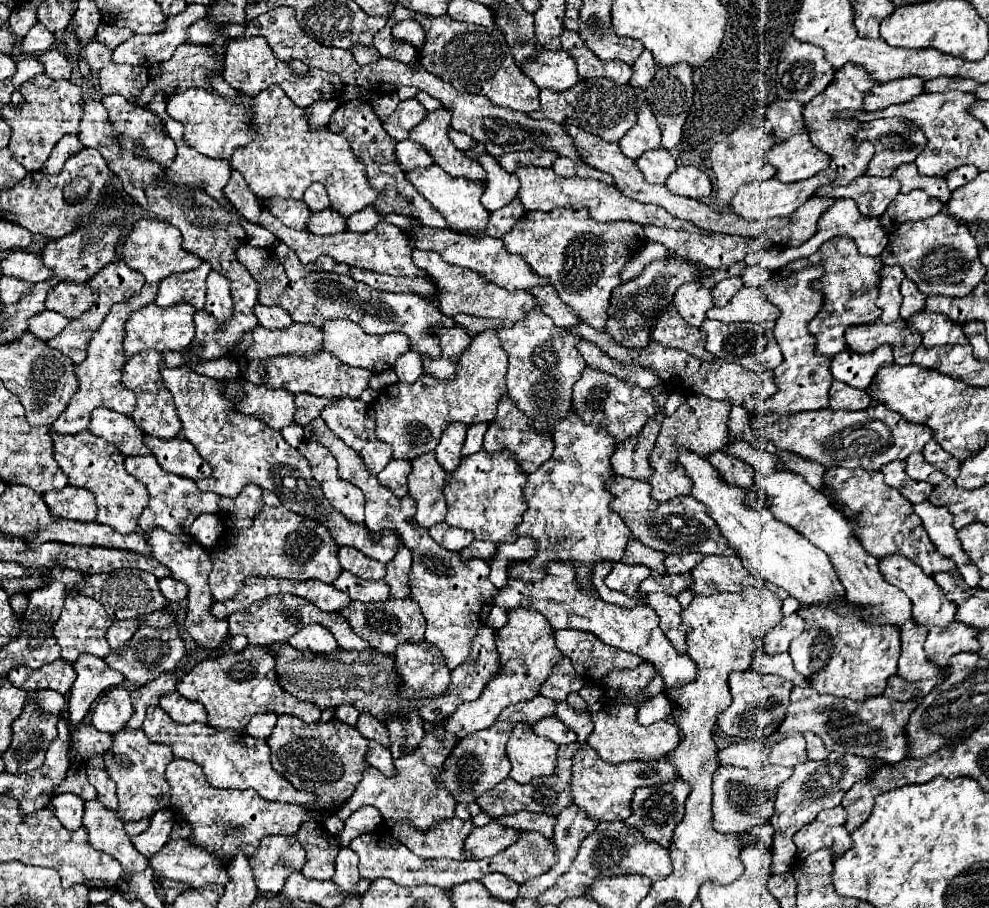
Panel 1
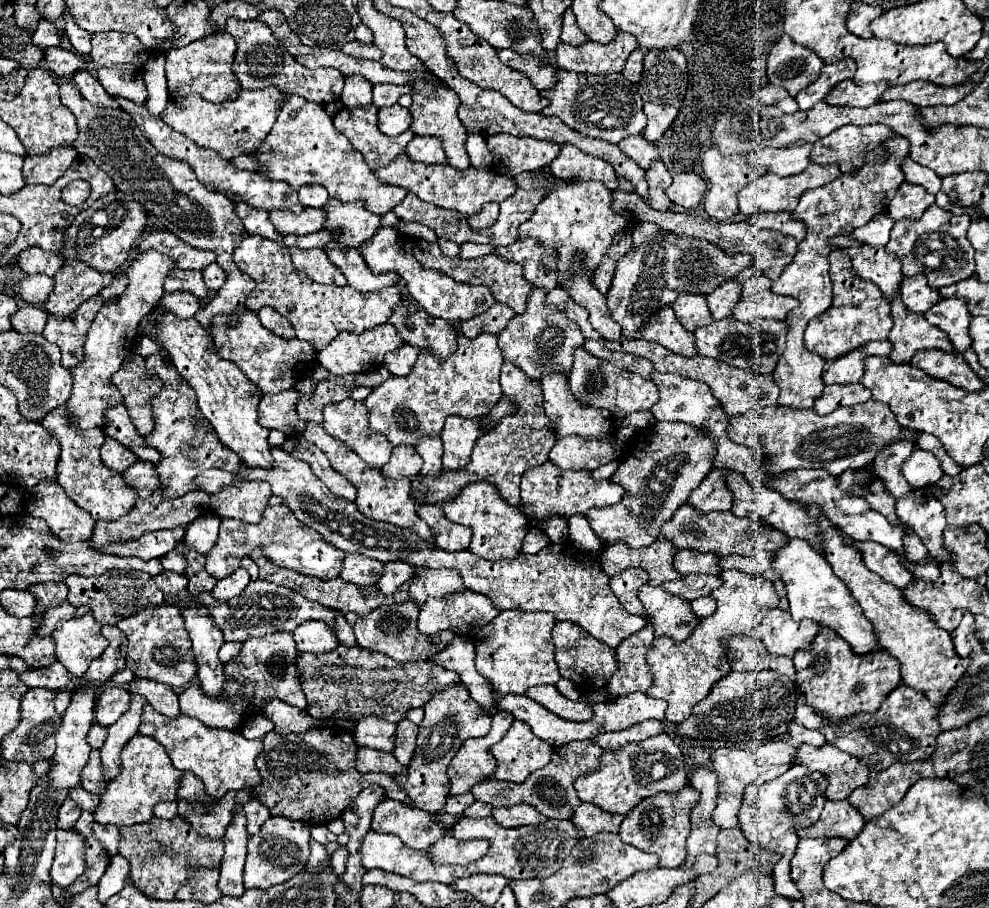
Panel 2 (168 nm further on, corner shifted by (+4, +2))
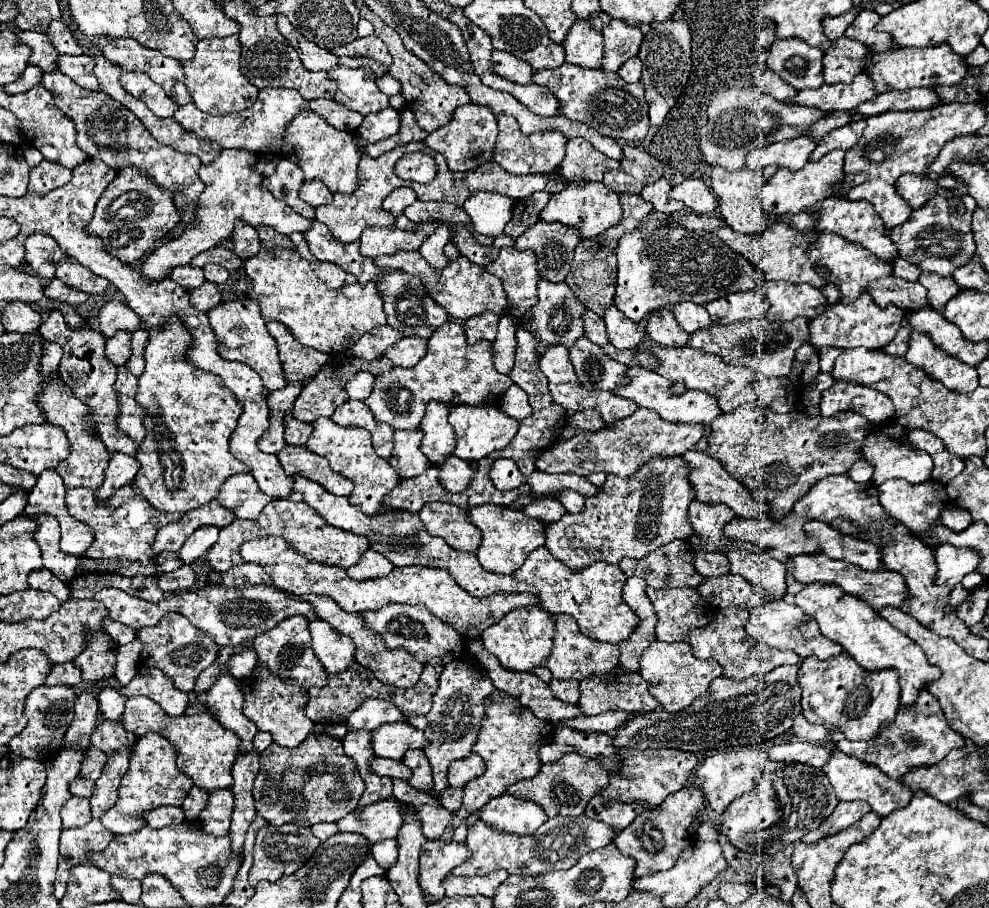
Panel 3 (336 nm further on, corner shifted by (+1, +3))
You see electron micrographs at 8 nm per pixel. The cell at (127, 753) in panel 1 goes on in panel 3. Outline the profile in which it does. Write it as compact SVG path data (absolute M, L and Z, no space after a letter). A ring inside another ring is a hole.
M155 732L141 736L139 742L133 746L133 752L129 758L129 770L125 772L121 782L119 800L101 818L103 826L113 834L131 834L145 826L145 822L141 822L141 816L139 816L141 812L153 810L159 806L181 806L189 790L193 788L193 780L177 768L175 760L177 760L177 748L171 742L167 742L167 738Z

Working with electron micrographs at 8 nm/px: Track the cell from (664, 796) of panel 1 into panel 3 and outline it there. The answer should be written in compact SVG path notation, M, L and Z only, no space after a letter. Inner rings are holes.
M689 786L689 788L683 788L675 794L669 794L665 798L665 802L655 812L639 814L635 818L635 822L631 822L627 828L623 828L615 838L615 846L621 850L621 854L627 854L635 860L633 878L641 878L645 874L653 874L653 872L673 868L681 850L685 846L689 846L689 842L691 842L687 828L691 826L693 818L703 808L705 808L705 798L703 798L701 790Z

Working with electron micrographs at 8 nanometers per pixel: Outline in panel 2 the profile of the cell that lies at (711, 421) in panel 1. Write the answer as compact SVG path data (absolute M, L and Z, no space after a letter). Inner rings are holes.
M658 421L612 477L614 483L620 483L626 489L626 495L616 505L586 513L590 527L604 545L618 541L624 541L634 549L652 545L660 535L660 527L674 515L676 507L686 503L690 493L710 473L714 453L716 441L706 429L696 429L686 423Z

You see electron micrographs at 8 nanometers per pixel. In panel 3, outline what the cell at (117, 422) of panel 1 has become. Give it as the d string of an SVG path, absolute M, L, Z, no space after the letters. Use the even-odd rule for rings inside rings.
M113 454L109 458L109 466L105 468L103 484L101 484L101 488L95 490L97 498L105 500L113 490L117 490L117 488L133 482L133 478L137 476L137 472L139 472L139 462L133 456Z

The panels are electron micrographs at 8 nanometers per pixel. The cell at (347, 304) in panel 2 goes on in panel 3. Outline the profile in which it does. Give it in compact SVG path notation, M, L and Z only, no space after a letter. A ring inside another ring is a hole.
M275 250L261 252L253 258L247 258L243 270L253 284L247 292L247 298L255 298L261 304L263 318L281 322L295 336L295 340L303 346L321 350L321 352L343 352L351 348L365 332L375 326L385 324L385 312L381 296L377 294L375 282L367 284L351 284L339 290L329 290L307 260L303 260L293 250Z

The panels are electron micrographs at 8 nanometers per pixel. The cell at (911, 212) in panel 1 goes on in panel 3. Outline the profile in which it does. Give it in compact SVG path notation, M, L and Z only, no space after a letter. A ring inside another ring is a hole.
M905 174L895 182L895 190L911 208L921 208L929 198L937 196L935 182L927 176Z

